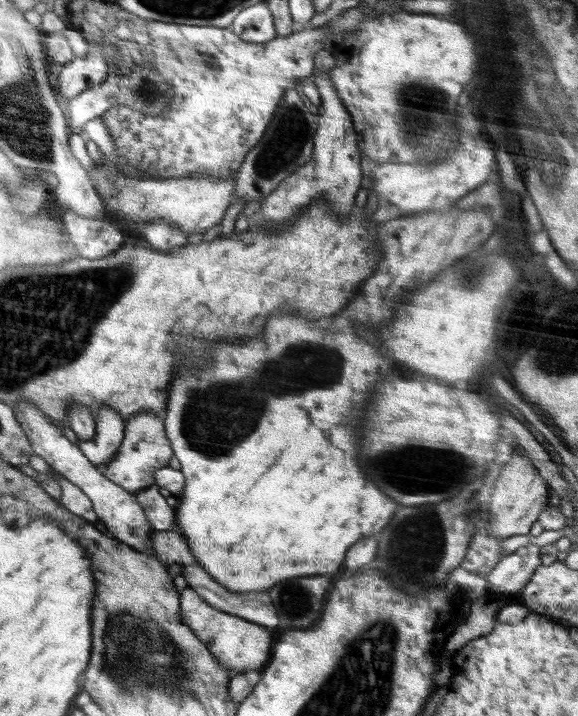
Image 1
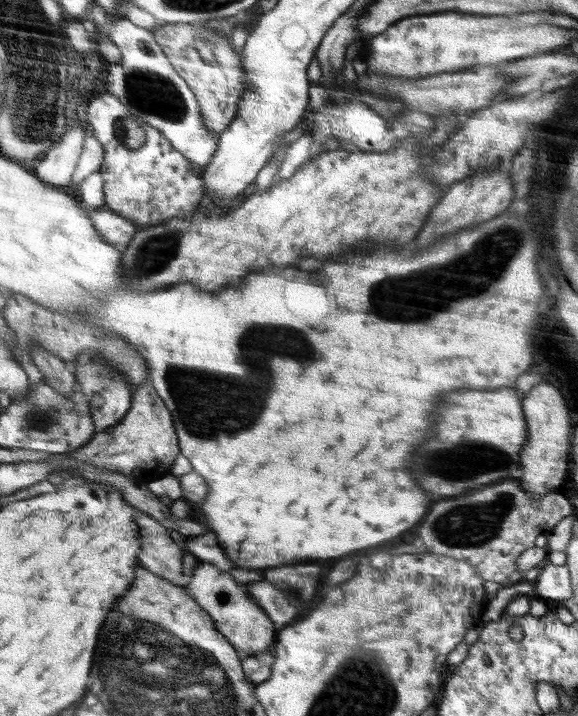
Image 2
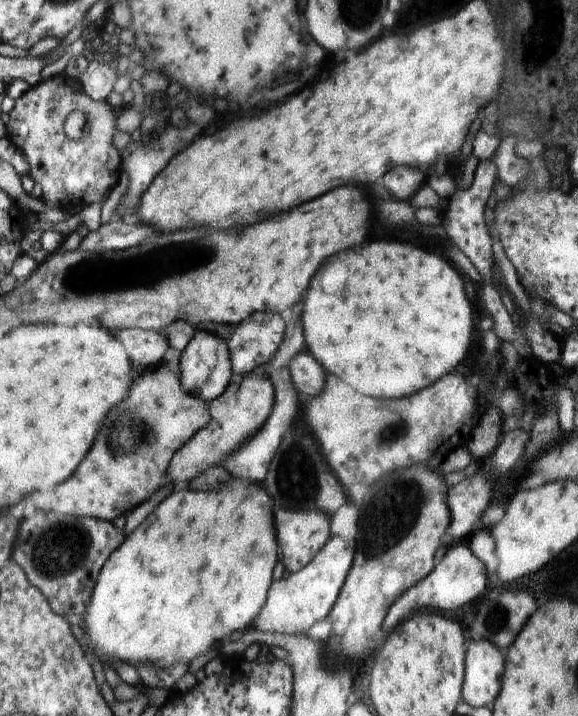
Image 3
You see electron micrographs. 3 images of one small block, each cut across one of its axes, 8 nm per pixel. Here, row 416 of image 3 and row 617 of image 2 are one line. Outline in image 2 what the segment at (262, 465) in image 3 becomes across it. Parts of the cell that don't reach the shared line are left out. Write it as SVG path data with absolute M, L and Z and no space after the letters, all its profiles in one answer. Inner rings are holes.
M268 581L250 583L247 586L247 592L249 592L251 599L259 604L270 617L277 633L284 626L288 627L292 620L296 620L298 609L287 601L279 588L276 588Z

